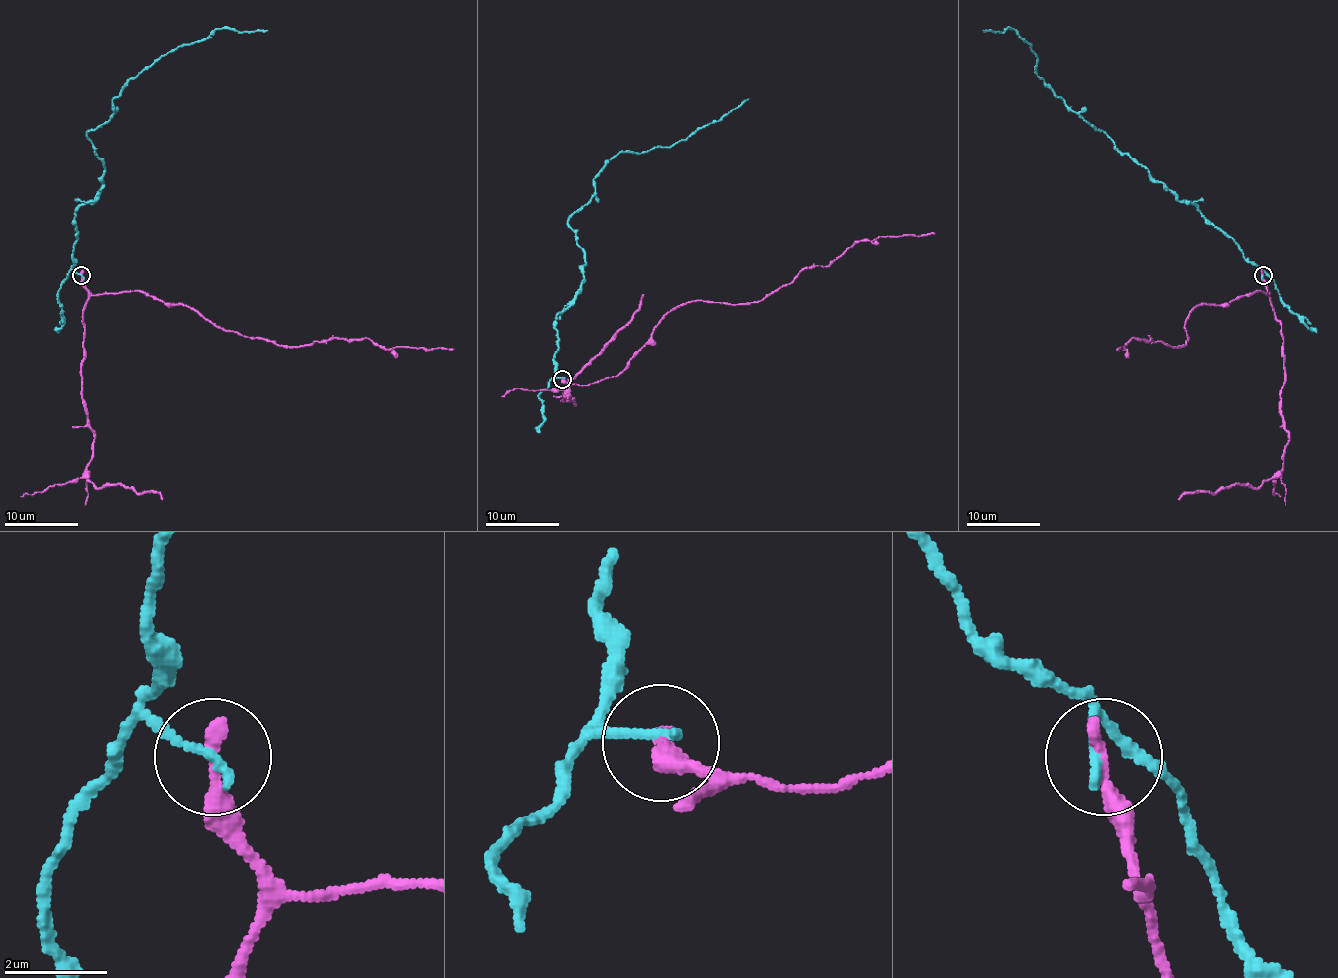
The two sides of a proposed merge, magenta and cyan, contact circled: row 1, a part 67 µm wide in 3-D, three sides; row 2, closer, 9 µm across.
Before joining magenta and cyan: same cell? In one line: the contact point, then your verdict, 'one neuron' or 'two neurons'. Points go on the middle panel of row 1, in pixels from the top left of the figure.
at (562, 379); two neurons

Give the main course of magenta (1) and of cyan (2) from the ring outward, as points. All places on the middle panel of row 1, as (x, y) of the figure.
1: (562, 379), (617, 376), (687, 302), (763, 300), (847, 248), (934, 232)
2: (562, 377), (556, 317), (584, 278), (567, 221), (593, 178), (617, 154), (671, 147), (748, 99)

